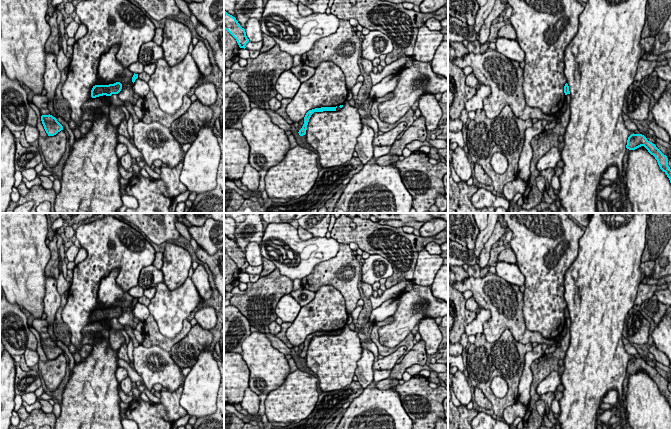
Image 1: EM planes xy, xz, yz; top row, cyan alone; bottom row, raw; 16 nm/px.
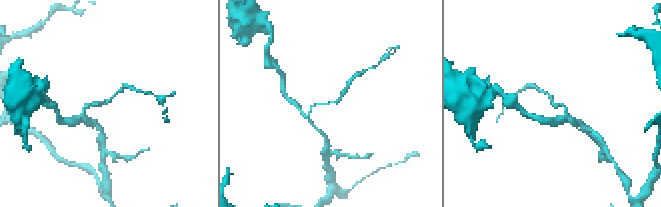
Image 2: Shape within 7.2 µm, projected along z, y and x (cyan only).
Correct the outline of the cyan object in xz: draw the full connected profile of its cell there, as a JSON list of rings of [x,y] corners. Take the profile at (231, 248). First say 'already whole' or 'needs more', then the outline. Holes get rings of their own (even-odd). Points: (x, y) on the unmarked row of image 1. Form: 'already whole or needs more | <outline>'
already whole | [[[224,234],[224,253],[227,254],[237,265],[240,272],[246,272],[249,263],[246,260],[245,253],[240,250],[235,241]]]

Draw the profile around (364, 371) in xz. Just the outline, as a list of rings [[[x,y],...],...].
[[[362,348],[362,356],[357,362],[355,375],[357,376],[358,382],[363,389],[374,382],[374,359],[374,354],[370,350]]]

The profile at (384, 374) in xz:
[[[374,370],[374,382],[381,381],[390,377],[392,370]]]

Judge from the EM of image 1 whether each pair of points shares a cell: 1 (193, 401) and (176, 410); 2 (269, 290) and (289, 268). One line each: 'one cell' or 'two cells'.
1: two cells
2: two cells

